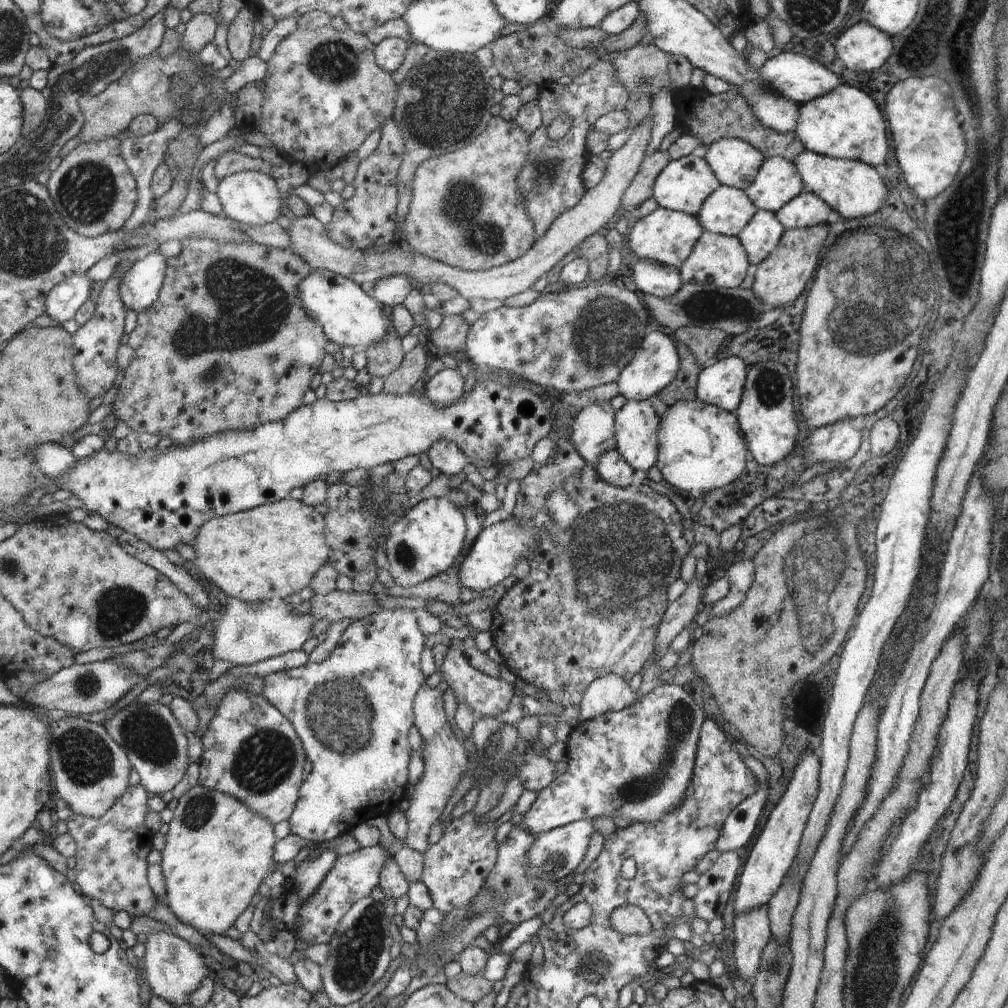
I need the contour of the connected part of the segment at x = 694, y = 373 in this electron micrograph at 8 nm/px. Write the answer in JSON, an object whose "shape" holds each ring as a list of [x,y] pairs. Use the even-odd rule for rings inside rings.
{"shape":[[[674,339],[679,354],[679,371],[675,379],[657,395],[668,408],[678,401],[697,399],[697,378],[702,368],[699,367],[696,355],[684,344]]]}

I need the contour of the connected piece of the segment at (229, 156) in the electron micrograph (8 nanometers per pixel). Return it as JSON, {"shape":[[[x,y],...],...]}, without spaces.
{"shape":[[[227,151],[221,154],[214,166],[215,176],[220,181],[242,171],[256,171],[271,176],[272,169],[261,157],[253,158],[240,151]]]}

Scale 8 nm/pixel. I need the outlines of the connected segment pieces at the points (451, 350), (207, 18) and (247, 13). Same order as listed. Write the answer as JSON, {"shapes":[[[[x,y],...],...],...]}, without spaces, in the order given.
{"shapes":[[[[462,315],[443,317],[440,326],[431,333],[433,352],[438,356],[445,353],[460,355],[470,325]]],[[[212,14],[194,15],[187,22],[185,33],[181,36],[180,49],[186,54],[196,55],[215,39],[218,25]]],[[[246,6],[234,17],[227,30],[227,45],[231,57],[238,62],[244,62],[253,53],[250,51],[254,36],[254,22],[257,12]]]]}

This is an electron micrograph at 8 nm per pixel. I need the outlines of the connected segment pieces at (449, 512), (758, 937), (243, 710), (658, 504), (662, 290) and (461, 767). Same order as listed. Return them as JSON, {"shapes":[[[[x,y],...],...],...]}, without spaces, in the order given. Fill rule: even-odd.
{"shapes":[[[[445,497],[424,499],[392,525],[384,545],[390,574],[400,586],[414,586],[454,565],[462,550],[466,523],[462,511]]],[[[767,905],[737,914],[734,917],[734,954],[738,975],[746,982],[753,980],[760,957],[770,940],[769,908]]],[[[228,691],[219,701],[219,707],[217,708],[216,714],[211,718],[206,732],[201,737],[201,741],[204,751],[201,756],[201,761],[199,762],[200,785],[209,788],[210,790],[220,791],[221,793],[233,796],[236,800],[244,803],[251,811],[256,812],[257,815],[263,816],[264,819],[268,820],[268,822],[273,825],[278,824],[278,822],[284,822],[284,820],[288,820],[291,817],[297,800],[300,798],[299,790],[306,776],[302,766],[304,766],[304,760],[307,759],[307,756],[292,723],[264,697],[246,691]]],[[[556,439],[558,445],[558,455],[553,464],[547,466],[536,464],[534,470],[528,473],[520,482],[520,489],[516,495],[516,504],[513,511],[513,517],[519,523],[526,523],[537,530],[539,536],[538,548],[529,556],[529,565],[531,571],[524,580],[516,581],[499,600],[493,610],[493,619],[489,632],[489,636],[494,639],[496,648],[505,658],[505,664],[512,674],[519,676],[526,683],[534,684],[536,688],[545,691],[549,698],[555,703],[561,704],[563,708],[578,707],[585,690],[596,679],[607,675],[608,673],[618,675],[628,684],[636,674],[642,674],[647,665],[651,662],[650,657],[653,654],[653,640],[656,631],[662,622],[666,607],[669,605],[667,600],[668,587],[676,582],[681,576],[681,568],[683,560],[689,553],[689,547],[694,545],[694,532],[692,530],[684,530],[681,523],[681,514],[675,507],[675,504],[665,496],[658,494],[652,487],[648,485],[633,486],[630,485],[625,489],[615,487],[610,483],[604,482],[591,464],[588,464],[579,454],[577,448],[570,440]],[[552,491],[570,492],[571,499],[579,506],[580,516],[575,518],[568,530],[561,529],[554,519],[549,515],[547,509],[547,496]],[[598,568],[604,570],[604,580],[598,580]]],[[[639,259],[632,270],[637,290],[658,298],[676,294],[684,283],[679,269],[655,260]]],[[[425,681],[413,702],[415,726],[418,728],[423,740],[421,756],[424,762],[424,772],[420,781],[415,784],[414,795],[409,800],[409,808],[405,812],[408,830],[404,846],[417,850],[422,854],[430,846],[428,842],[430,828],[442,816],[447,800],[452,796],[456,786],[458,786],[460,778],[464,776],[467,770],[470,770],[472,765],[463,741],[454,737],[452,725],[450,725],[450,721],[448,721],[444,711],[442,695],[443,693],[440,689],[431,688]]]]}

